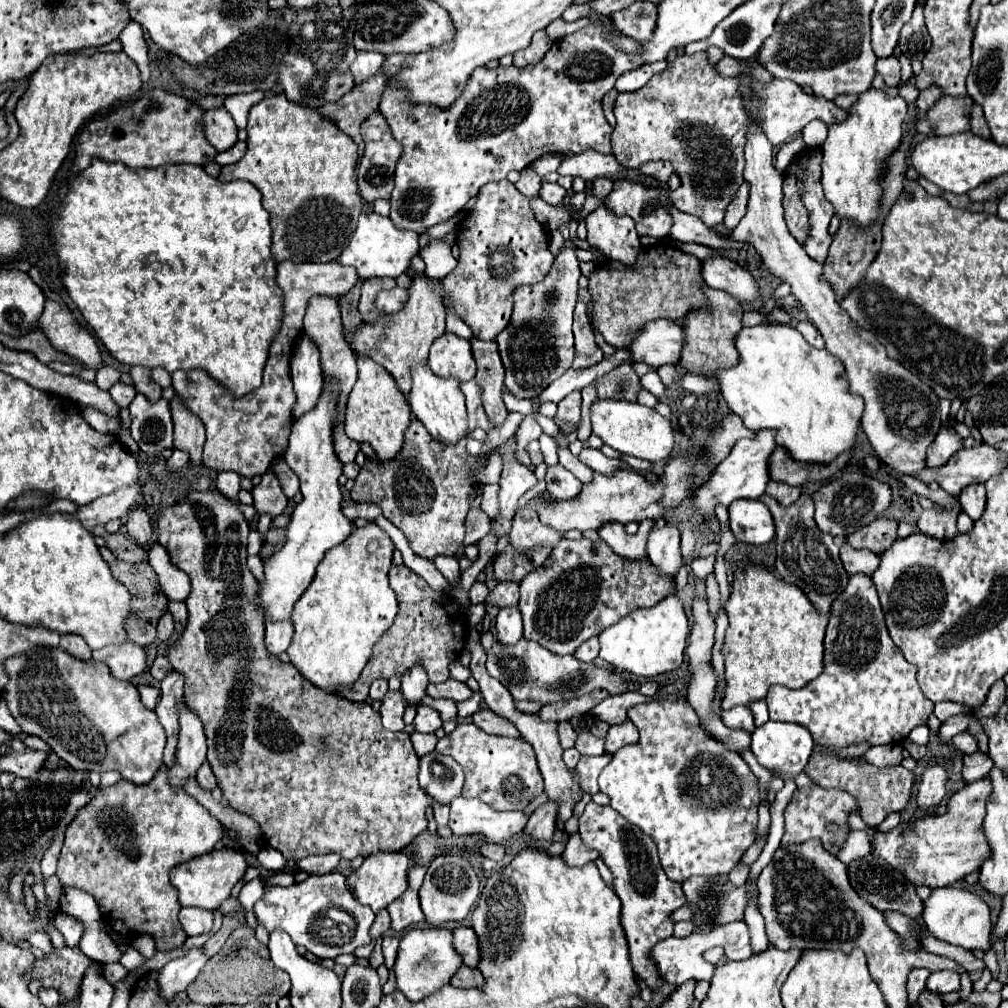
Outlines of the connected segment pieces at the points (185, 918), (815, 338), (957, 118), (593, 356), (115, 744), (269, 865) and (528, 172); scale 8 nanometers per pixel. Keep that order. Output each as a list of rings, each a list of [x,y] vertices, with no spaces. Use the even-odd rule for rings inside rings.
[[[182,907],[178,913],[180,925],[188,937],[196,937],[202,933],[210,933],[212,929],[212,911],[206,909],[194,909],[194,907]]]
[[[800,321],[798,325],[796,325],[796,329],[804,335],[804,339],[810,343],[810,345],[814,345],[816,349],[822,349],[824,347],[824,339],[822,339],[822,335],[818,333],[818,329],[810,323],[810,321]]]
[[[970,95],[942,97],[928,113],[918,121],[918,133],[930,135],[954,135],[970,131],[970,111],[974,101]]]
[[[580,289],[578,303],[574,309],[574,337],[576,337],[576,357],[572,363],[574,369],[584,369],[584,367],[596,365],[598,361],[604,359],[600,347],[594,341],[594,331],[592,331],[590,317],[586,311],[588,303],[590,303],[588,289]]]
[[[32,647],[14,659],[6,659],[6,673],[8,683],[2,697],[6,699],[12,717],[20,723],[24,733],[44,739],[70,767],[86,771],[118,769],[124,779],[136,785],[148,783],[158,767],[162,767],[162,751],[166,743],[164,727],[158,723],[154,711],[142,705],[138,689],[130,681],[114,679],[104,663],[82,663],[80,659],[66,655],[62,649]]]
[[[264,845],[260,849],[260,853],[256,855],[256,859],[258,859],[260,867],[264,867],[266,871],[282,871],[286,865],[286,859],[278,851],[274,851],[270,845]]]
[[[526,167],[520,171],[520,179],[516,183],[516,189],[522,191],[526,197],[536,197],[540,183],[542,183],[542,177],[532,167]]]

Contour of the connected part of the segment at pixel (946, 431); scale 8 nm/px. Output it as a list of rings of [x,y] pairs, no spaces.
[[[948,421],[946,425],[942,425],[938,439],[934,439],[934,443],[930,445],[930,451],[926,455],[926,465],[942,467],[958,449],[962,449],[962,443],[964,443],[964,439],[954,429],[954,423]]]

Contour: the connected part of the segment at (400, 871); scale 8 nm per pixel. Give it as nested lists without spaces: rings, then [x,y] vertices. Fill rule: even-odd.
[[[372,853],[346,881],[354,897],[376,913],[406,891],[408,867],[410,859],[404,853]]]

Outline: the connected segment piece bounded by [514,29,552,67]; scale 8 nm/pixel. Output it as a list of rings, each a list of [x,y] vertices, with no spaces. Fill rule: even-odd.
[[[544,29],[538,31],[538,33],[534,33],[532,43],[530,43],[526,49],[514,53],[514,65],[516,65],[516,67],[536,65],[536,63],[546,55],[546,51],[550,49],[550,45],[552,45],[552,41],[550,41],[550,37],[546,35]]]

